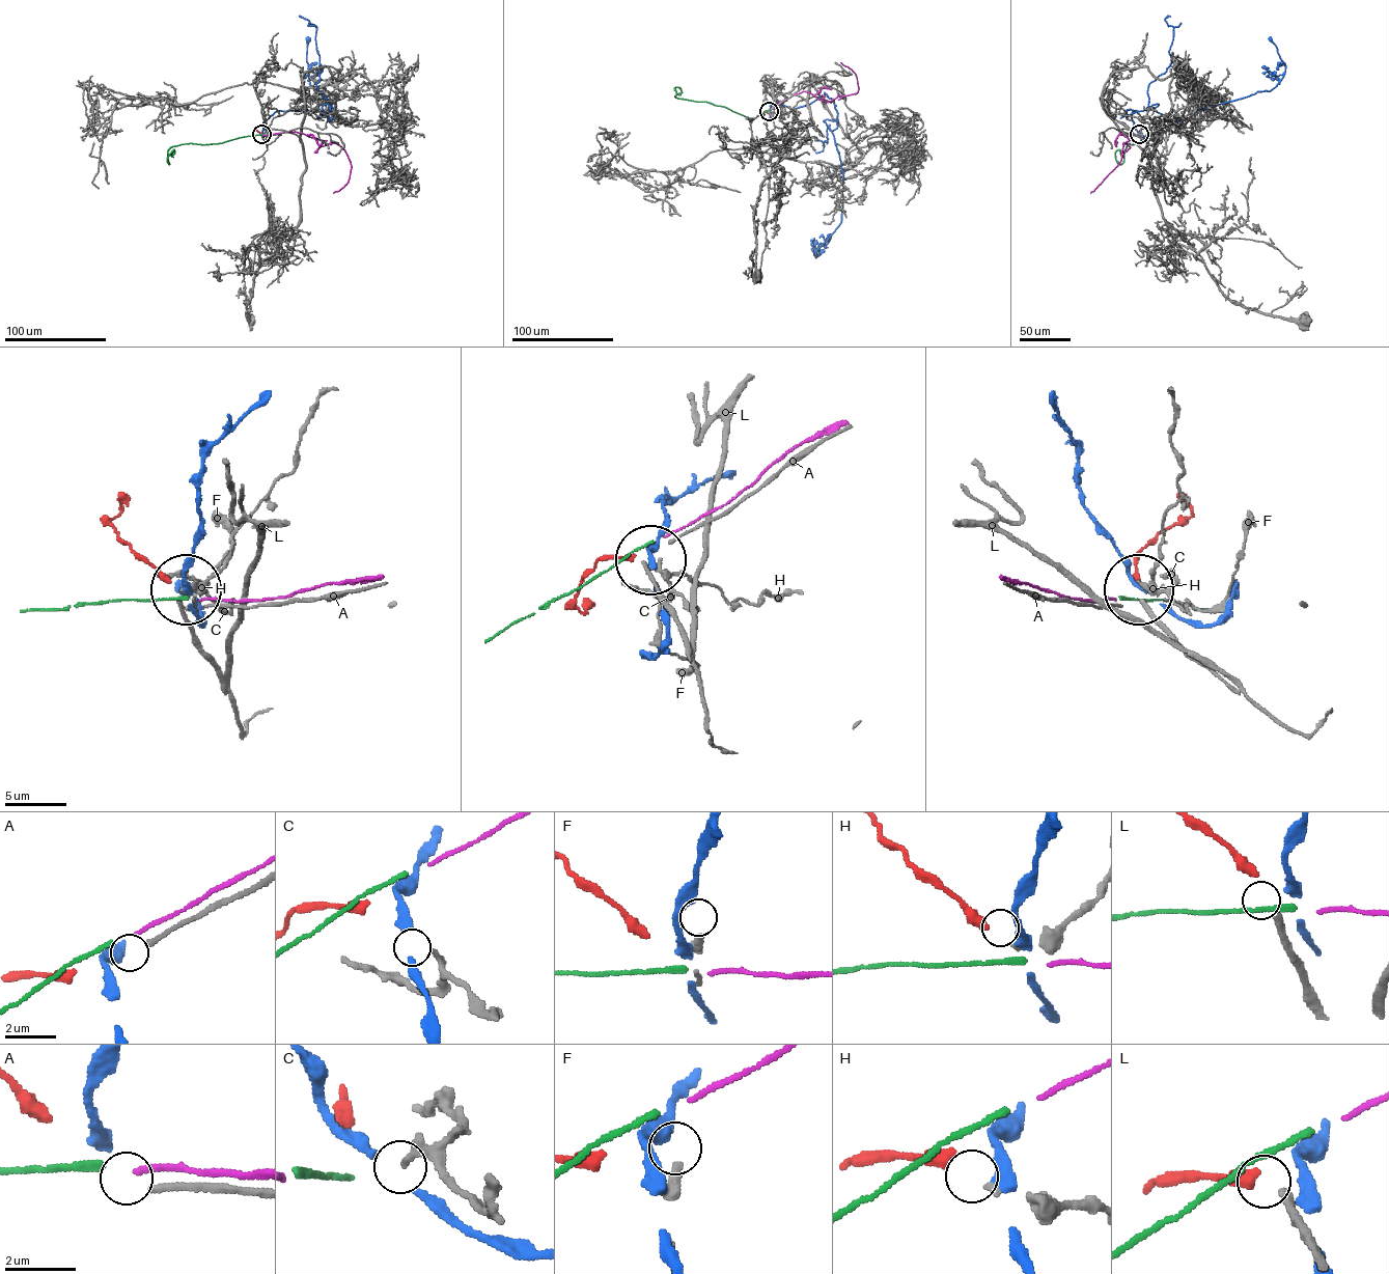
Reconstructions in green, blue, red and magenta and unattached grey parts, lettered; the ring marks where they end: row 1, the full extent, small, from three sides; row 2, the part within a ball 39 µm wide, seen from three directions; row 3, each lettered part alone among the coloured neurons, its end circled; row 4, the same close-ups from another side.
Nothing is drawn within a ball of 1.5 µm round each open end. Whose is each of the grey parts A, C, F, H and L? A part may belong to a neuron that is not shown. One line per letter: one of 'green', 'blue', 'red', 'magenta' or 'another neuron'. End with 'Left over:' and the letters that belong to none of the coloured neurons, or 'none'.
A: another neuron
C: another neuron
F: another neuron
H: red
L: another neuron
Left over: A, C, F, L

